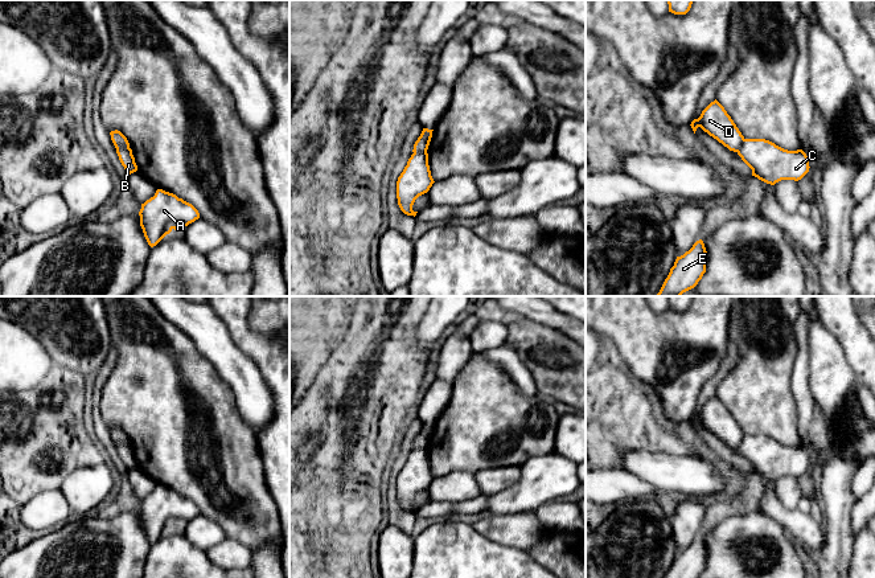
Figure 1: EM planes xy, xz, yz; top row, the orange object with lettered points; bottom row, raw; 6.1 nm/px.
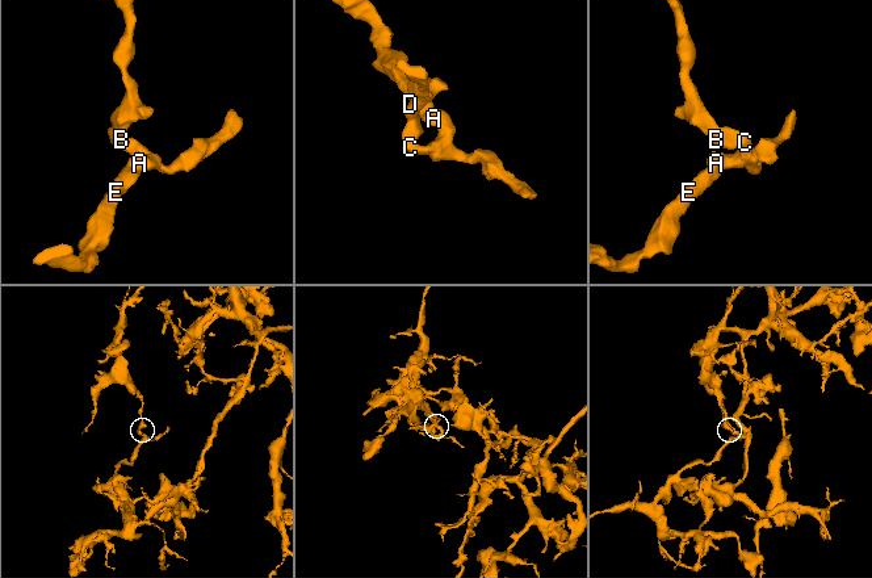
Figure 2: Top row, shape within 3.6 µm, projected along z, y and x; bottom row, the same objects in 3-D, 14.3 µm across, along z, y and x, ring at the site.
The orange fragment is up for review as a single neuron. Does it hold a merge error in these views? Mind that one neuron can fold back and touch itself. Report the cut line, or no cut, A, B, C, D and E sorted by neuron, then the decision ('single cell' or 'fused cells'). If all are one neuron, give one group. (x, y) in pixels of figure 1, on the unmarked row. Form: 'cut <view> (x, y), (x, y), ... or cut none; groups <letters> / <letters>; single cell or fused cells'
cut xy (128, 442), (116, 445); groups A B C E / D; fused cells

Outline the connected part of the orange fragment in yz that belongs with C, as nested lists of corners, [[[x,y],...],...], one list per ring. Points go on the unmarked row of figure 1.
[[[745,435],[738,451],[752,466],[752,472],[775,481],[781,476],[801,476],[809,468],[809,455],[802,446],[788,447],[765,435]]]

